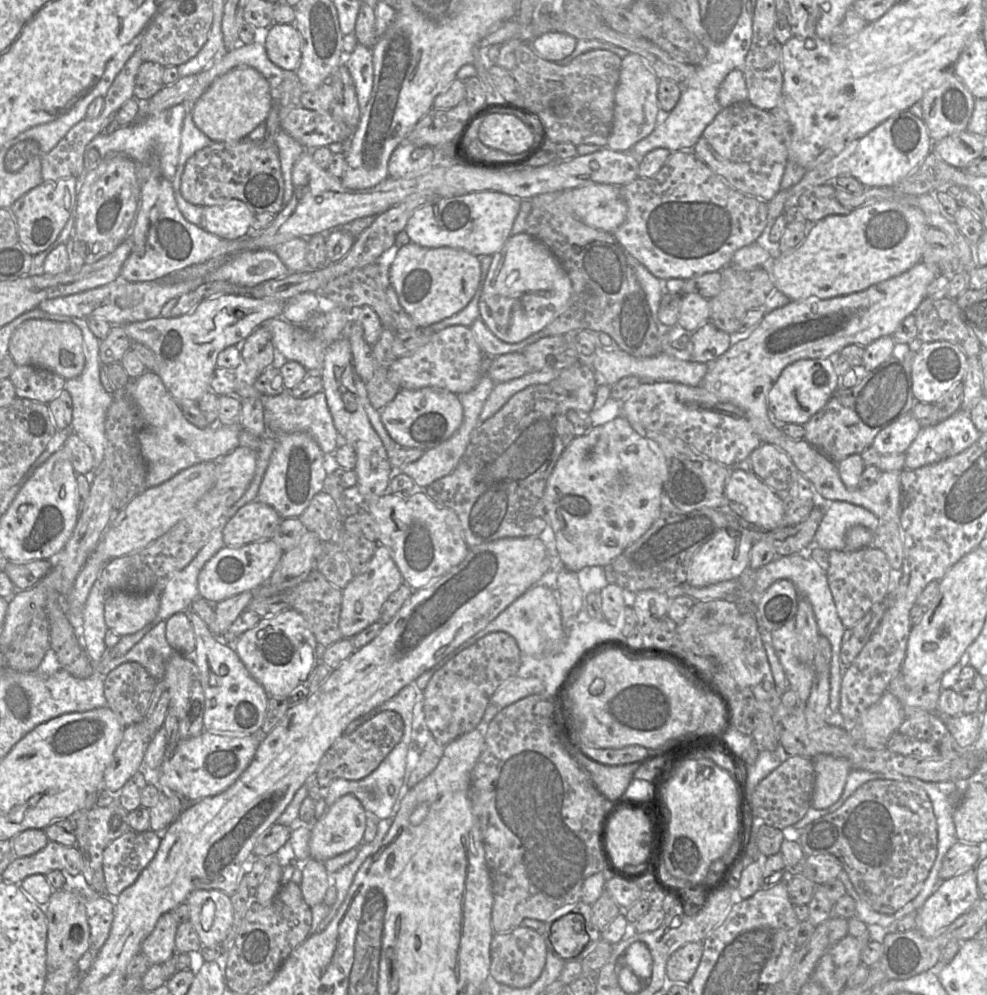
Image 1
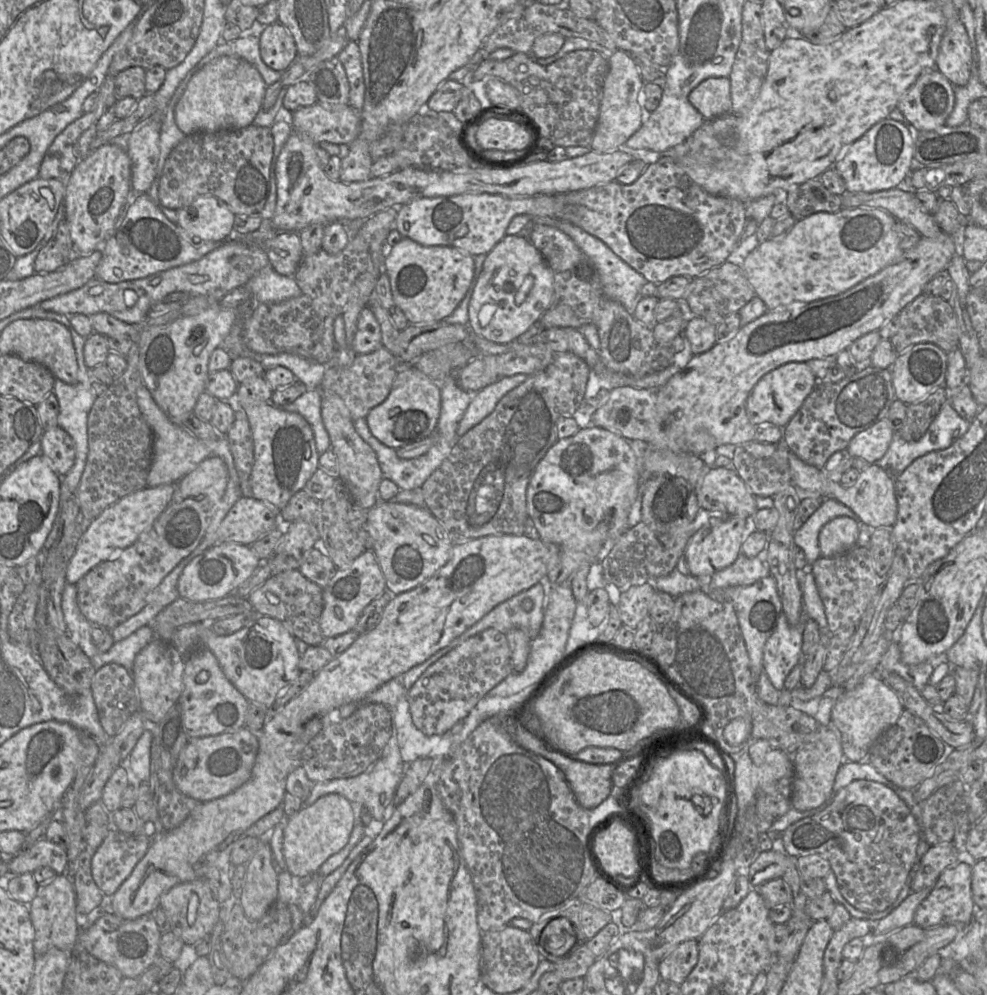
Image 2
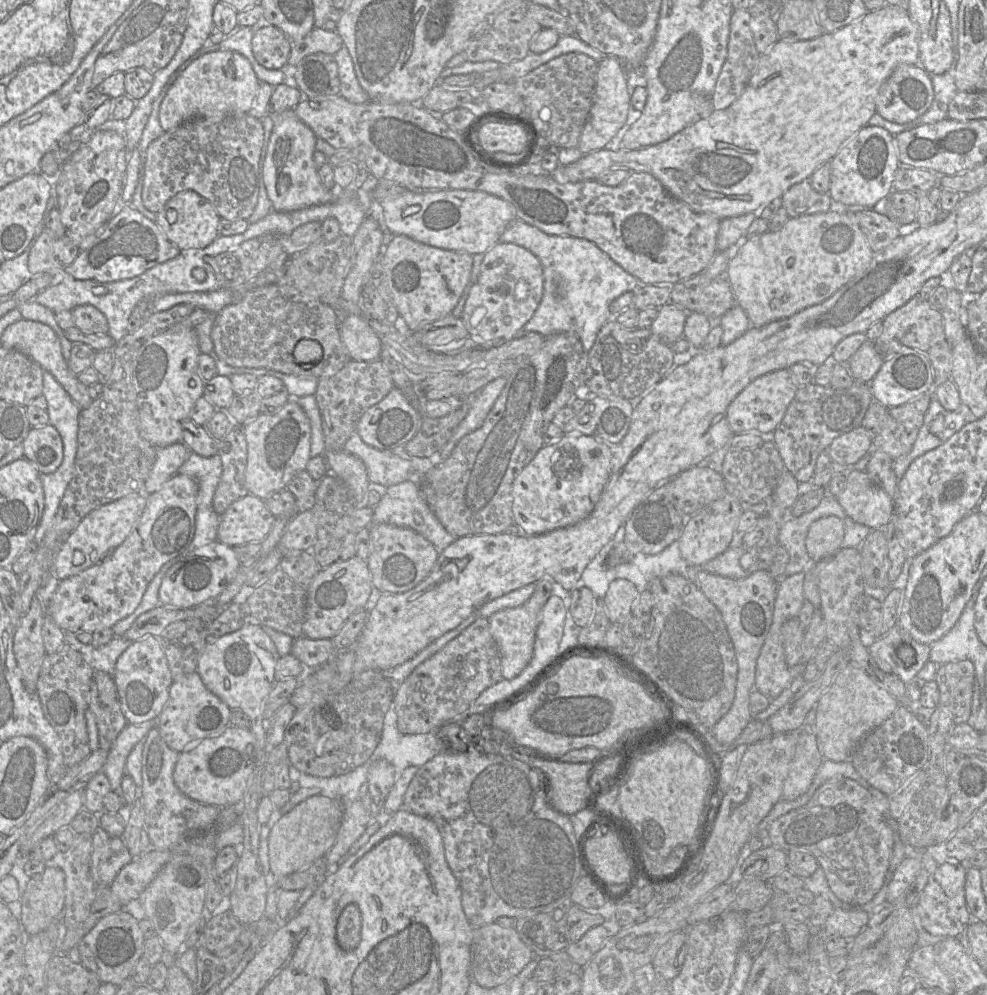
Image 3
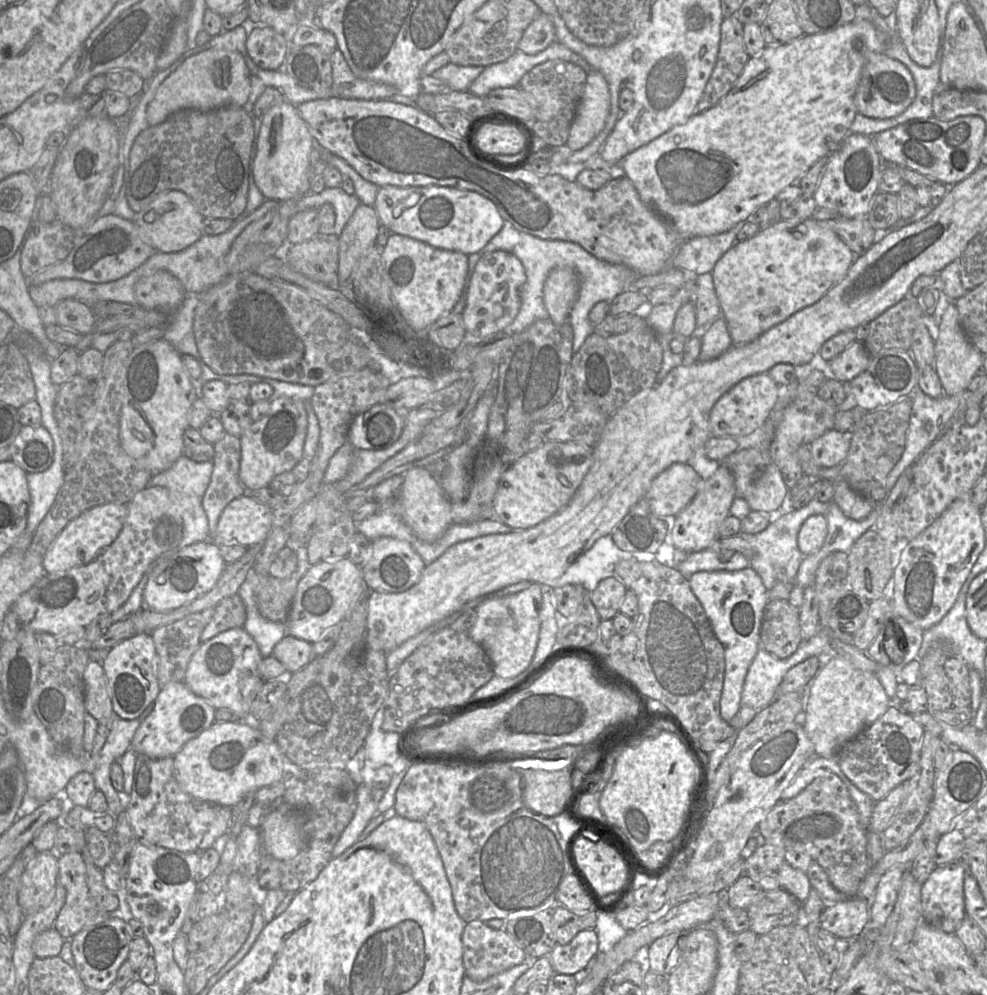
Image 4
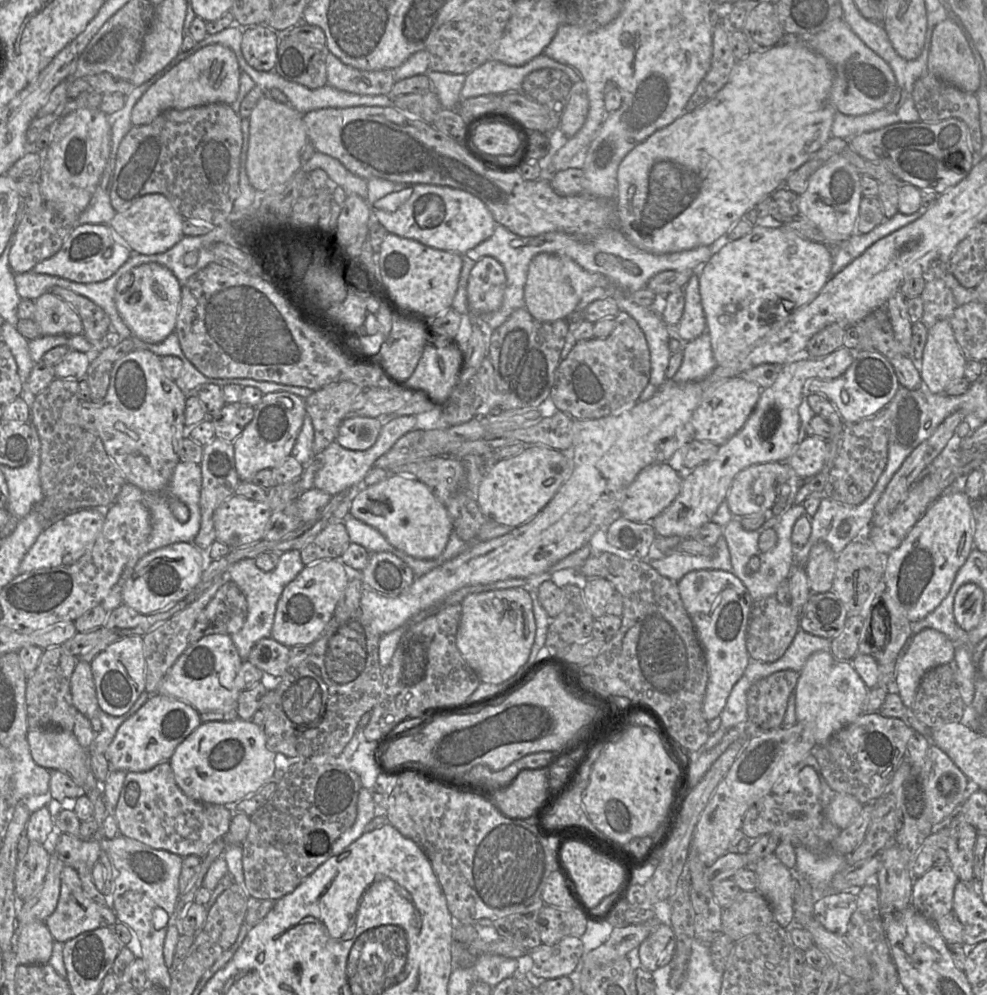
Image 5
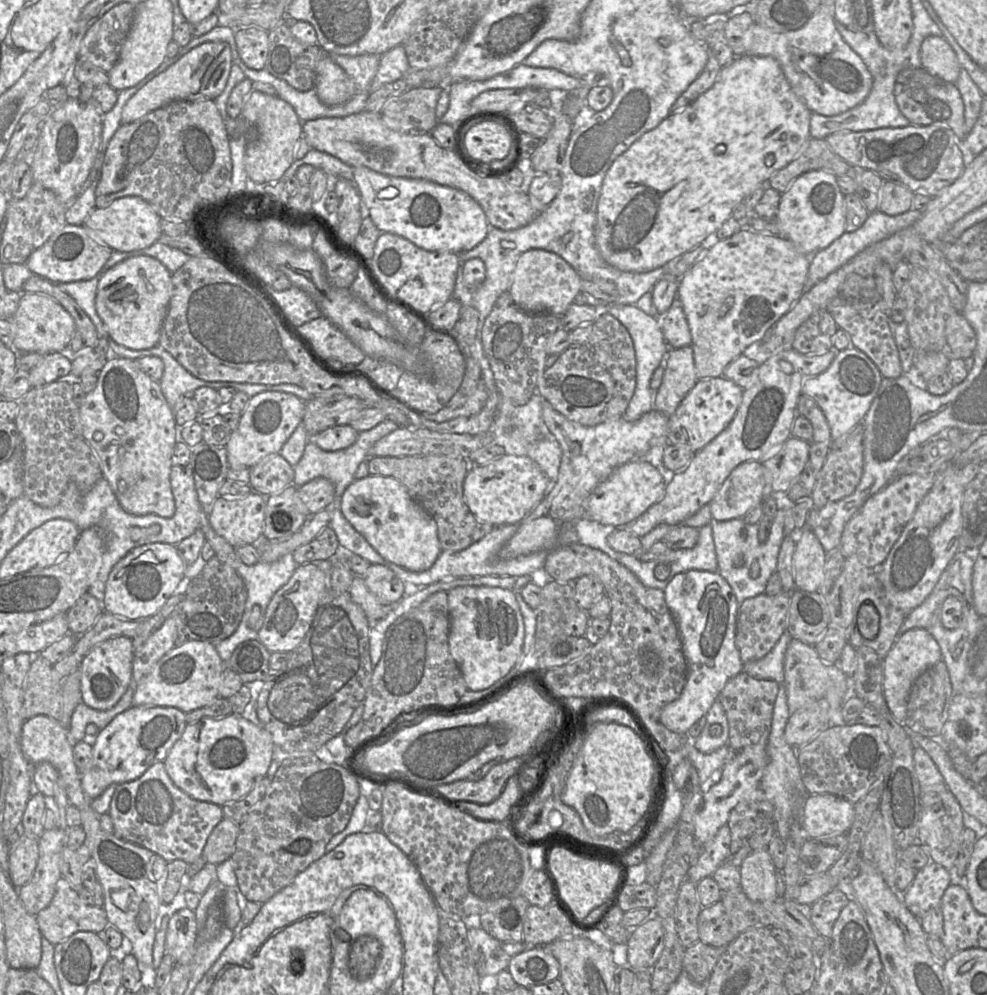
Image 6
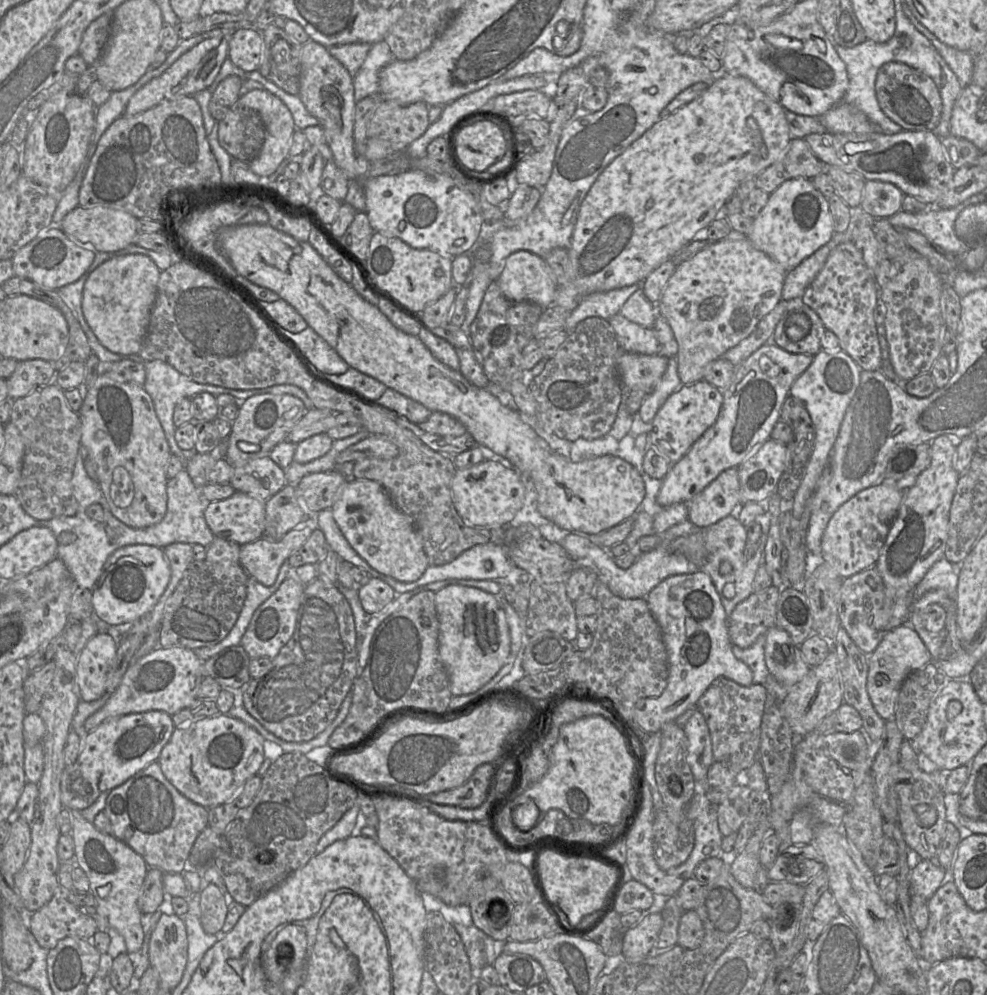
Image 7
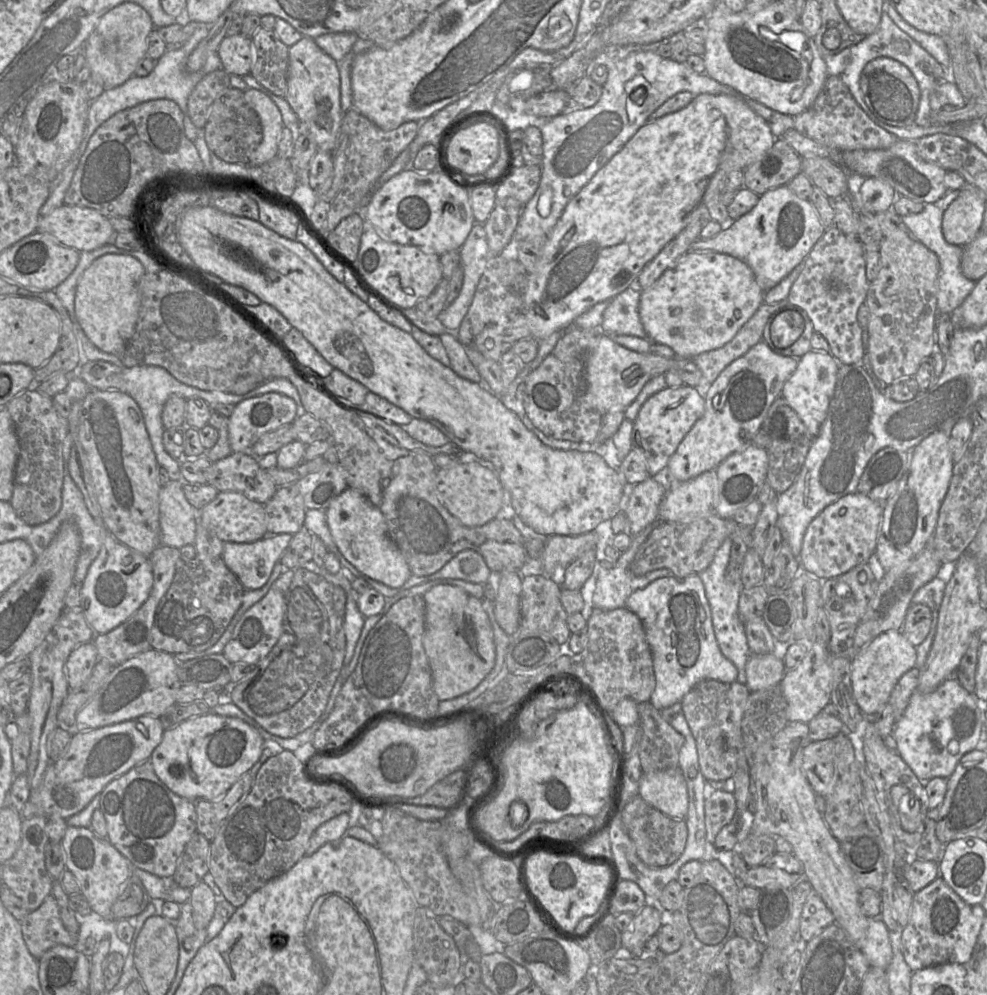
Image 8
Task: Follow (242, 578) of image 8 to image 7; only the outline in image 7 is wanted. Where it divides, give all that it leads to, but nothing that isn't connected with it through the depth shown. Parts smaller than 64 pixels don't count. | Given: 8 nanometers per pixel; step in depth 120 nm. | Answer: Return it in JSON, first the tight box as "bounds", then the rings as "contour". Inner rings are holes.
{"bounds":[239,512,318,586],"contour":[[[317,512],[302,523],[301,529],[292,529],[278,541],[260,538],[241,545],[239,563],[248,576],[254,577],[265,586],[274,584],[281,565],[297,551],[318,528]]]}

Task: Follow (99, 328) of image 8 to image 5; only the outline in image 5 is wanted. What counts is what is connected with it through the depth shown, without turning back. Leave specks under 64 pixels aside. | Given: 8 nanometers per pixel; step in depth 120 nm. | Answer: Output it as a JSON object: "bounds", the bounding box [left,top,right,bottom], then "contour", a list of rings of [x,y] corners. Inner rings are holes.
{"bounds":[116,262,180,343],"contour":[[[155,262],[134,267],[123,274],[116,285],[118,313],[133,336],[146,343],[162,342],[175,331],[180,302],[180,282],[169,269]]]}

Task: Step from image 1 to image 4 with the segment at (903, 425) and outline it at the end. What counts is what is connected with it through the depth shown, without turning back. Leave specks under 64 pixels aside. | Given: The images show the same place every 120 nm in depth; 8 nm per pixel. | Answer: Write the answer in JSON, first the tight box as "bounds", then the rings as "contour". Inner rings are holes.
{"bounds":[809,430,851,468],"contour":[[[829,430],[809,444],[815,465],[822,468],[840,467],[845,461],[851,442],[850,432]]]}

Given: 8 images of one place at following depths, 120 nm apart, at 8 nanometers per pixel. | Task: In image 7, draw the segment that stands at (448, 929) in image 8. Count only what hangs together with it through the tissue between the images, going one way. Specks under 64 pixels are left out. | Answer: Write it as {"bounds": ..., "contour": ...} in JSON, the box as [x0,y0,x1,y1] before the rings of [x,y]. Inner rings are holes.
{"bounds":[452,924,498,979],"contour":[[[452,924],[464,945],[468,956],[473,979],[478,977],[482,968],[492,965],[498,957],[494,952],[494,939],[475,926]]]}

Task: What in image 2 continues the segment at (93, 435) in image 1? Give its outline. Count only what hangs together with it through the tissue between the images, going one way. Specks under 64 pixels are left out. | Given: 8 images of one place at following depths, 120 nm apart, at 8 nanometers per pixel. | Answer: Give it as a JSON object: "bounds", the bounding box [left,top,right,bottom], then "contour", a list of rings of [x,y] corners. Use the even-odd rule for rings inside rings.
{"bounds":[53,327,97,509],"contour":[[[68,327],[72,340],[74,349],[76,352],[76,359],[78,364],[78,376],[76,384],[68,384],[63,382],[60,379],[55,379],[53,394],[58,399],[59,402],[59,415],[58,415],[58,426],[64,429],[73,439],[75,444],[75,461],[72,468],[61,477],[61,486],[60,486],[60,509],[65,505],[67,500],[72,497],[75,490],[77,489],[81,476],[84,471],[86,464],[86,459],[88,455],[88,436],[87,436],[87,419],[88,414],[93,406],[94,401],[97,399],[97,395],[92,389],[91,381],[91,369],[88,368],[84,361],[84,344],[86,338],[78,334],[73,327]]]}

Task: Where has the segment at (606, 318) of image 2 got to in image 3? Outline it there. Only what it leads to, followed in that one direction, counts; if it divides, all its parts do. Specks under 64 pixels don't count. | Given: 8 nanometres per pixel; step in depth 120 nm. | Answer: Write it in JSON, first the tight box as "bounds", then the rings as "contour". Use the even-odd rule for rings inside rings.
{"bounds":[585,318,673,401],"contour":[[[611,318],[602,326],[587,353],[585,384],[600,397],[638,398],[639,401],[673,370],[673,354],[650,328],[627,329]]]}

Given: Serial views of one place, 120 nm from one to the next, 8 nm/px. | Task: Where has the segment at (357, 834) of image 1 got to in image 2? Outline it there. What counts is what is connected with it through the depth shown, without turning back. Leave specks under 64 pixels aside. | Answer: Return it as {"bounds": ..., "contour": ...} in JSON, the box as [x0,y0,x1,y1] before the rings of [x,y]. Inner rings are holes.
{"bounds":[282,794,355,878],"contour":[[[327,794],[312,805],[303,805],[293,816],[287,817],[284,828],[282,852],[286,871],[300,878],[317,874],[320,866],[348,843],[355,822],[351,802],[340,794]]]}

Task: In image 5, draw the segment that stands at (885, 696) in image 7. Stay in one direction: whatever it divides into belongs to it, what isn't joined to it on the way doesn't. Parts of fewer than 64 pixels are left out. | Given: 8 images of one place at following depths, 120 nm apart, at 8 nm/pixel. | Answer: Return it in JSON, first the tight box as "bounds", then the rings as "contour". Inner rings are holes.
{"bounds":[895,628,956,708],"contour":[[[926,628],[914,634],[895,662],[897,693],[912,708],[923,676],[930,669],[954,661],[956,646],[942,633]]]}

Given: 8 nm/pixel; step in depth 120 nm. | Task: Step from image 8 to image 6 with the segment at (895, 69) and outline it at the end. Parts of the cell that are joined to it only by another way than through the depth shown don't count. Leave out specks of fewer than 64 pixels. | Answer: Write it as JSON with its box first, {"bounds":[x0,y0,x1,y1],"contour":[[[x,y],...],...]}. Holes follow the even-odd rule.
{"bounds":[894,67,969,139],"contour":[[[922,67],[902,70],[894,84],[894,99],[900,112],[910,121],[911,125],[931,125],[942,122],[950,127],[958,139],[964,139],[969,131],[966,129],[964,103],[957,87],[952,83],[944,81],[938,76],[929,74]]]}

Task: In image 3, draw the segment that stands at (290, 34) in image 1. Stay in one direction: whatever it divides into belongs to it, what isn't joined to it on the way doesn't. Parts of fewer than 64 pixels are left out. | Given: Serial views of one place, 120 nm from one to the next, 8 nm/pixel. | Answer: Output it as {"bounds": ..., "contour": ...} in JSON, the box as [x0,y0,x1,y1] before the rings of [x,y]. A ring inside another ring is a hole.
{"bounds":[252,24,292,70],"contour":[[[267,24],[252,38],[252,51],[257,62],[269,70],[286,70],[292,41],[277,27]]]}

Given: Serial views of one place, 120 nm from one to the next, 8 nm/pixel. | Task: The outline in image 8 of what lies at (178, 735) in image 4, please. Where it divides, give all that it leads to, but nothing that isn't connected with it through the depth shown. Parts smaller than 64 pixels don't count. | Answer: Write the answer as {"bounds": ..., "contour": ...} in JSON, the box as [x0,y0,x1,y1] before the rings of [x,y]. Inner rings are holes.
{"bounds":[19,715,164,819],"contour":[[[144,715],[72,735],[66,752],[58,760],[49,763],[39,787],[31,789],[27,803],[19,812],[21,817],[59,816],[68,819],[79,813],[112,780],[150,760],[153,751],[161,743],[164,732],[160,717]]]}

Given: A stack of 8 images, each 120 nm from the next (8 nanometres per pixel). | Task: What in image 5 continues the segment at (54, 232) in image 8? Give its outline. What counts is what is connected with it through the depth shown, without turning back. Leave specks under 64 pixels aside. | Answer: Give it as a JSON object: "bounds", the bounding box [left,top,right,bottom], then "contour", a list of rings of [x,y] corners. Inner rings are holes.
{"bounds":[109,193,184,255],"contour":[[[152,193],[140,197],[127,210],[116,212],[109,226],[133,254],[152,255],[166,252],[184,237],[183,221],[164,195]]]}

